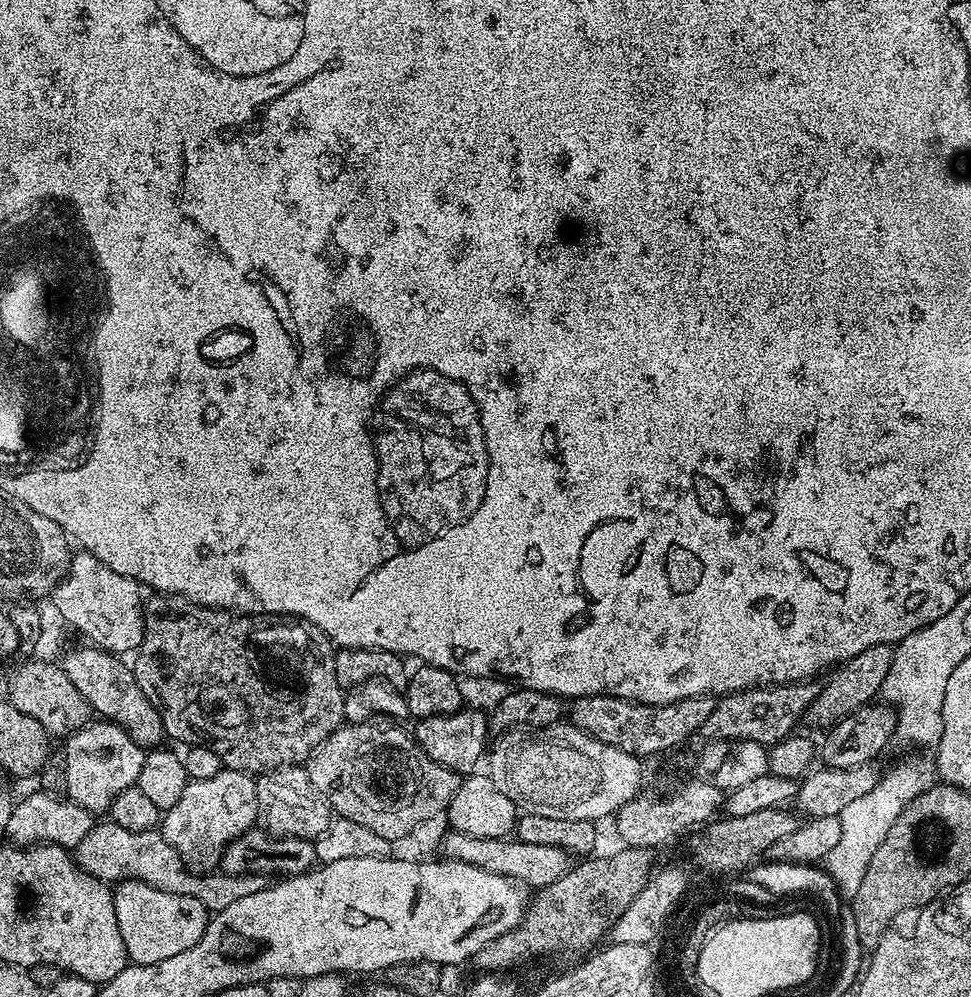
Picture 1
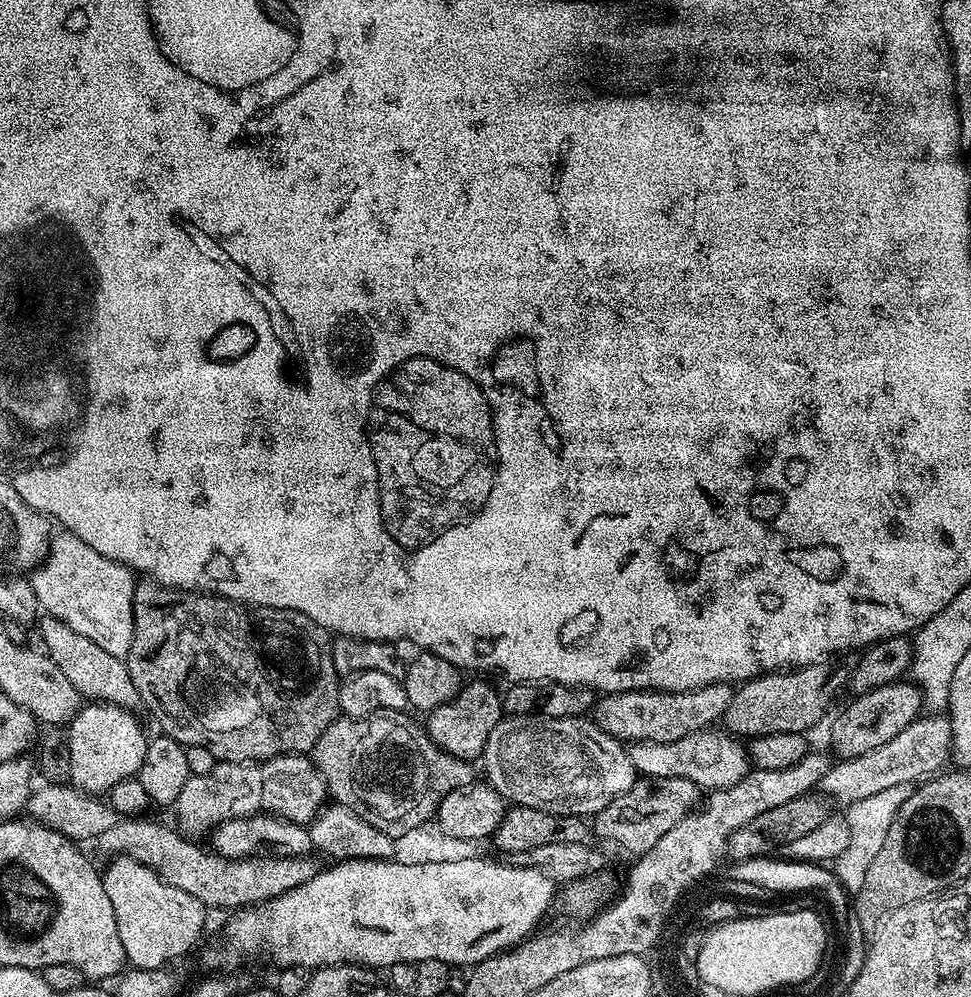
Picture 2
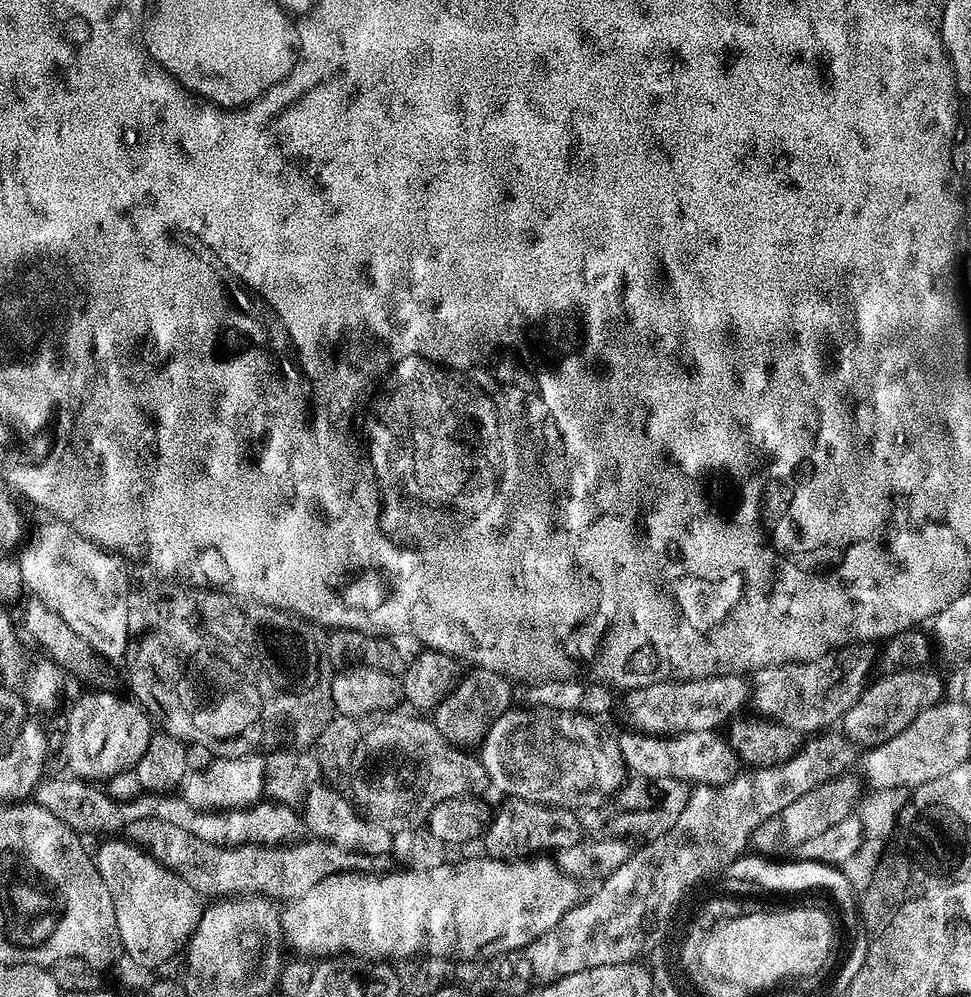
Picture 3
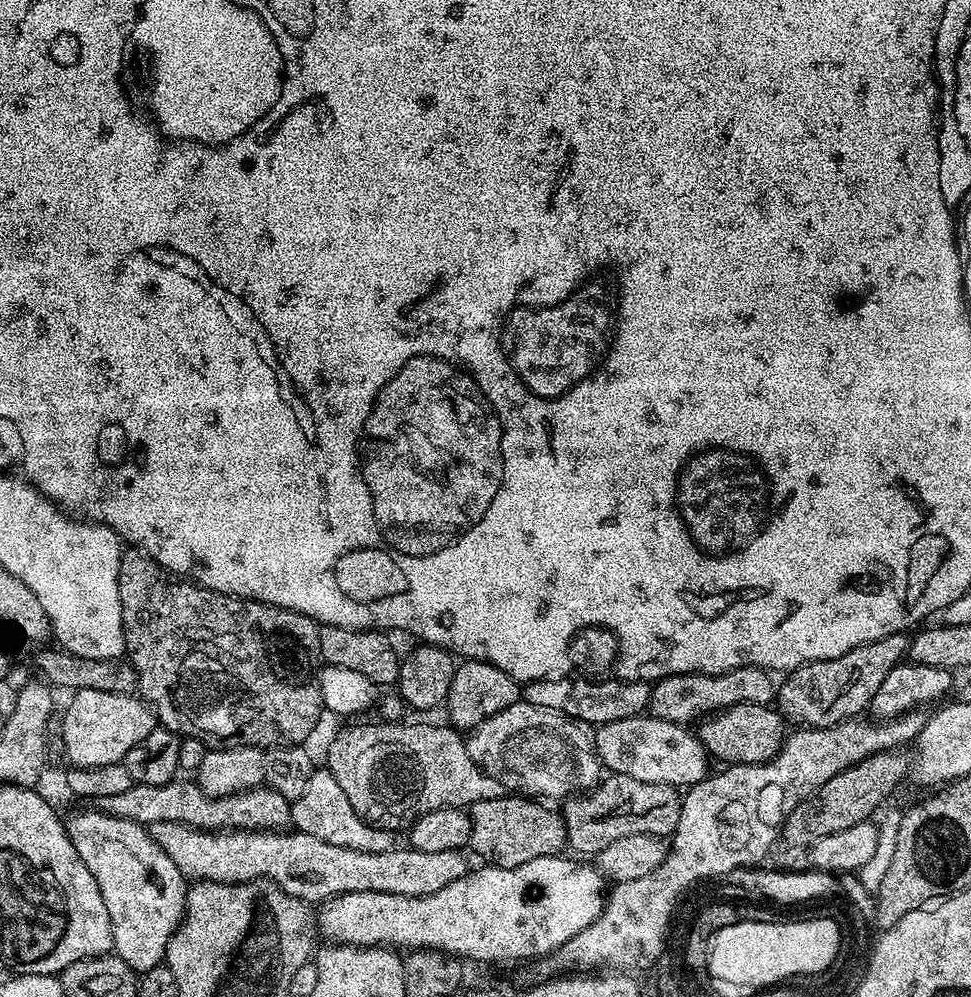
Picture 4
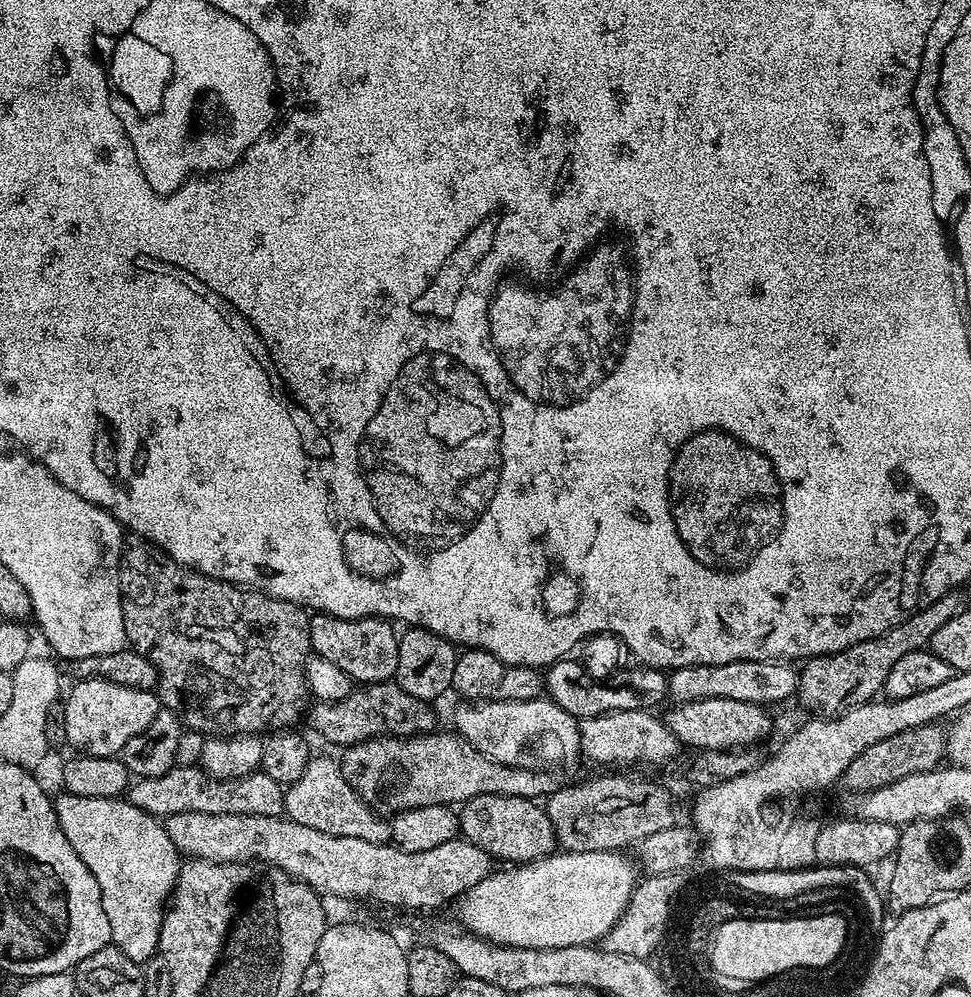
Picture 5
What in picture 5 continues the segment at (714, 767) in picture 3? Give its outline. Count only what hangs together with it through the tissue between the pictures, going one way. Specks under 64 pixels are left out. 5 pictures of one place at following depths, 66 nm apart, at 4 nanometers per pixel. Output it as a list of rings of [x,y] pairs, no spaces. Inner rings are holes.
[[[648,710],[607,712],[581,720],[579,726],[583,755],[596,764],[664,764],[682,752],[680,740],[674,738],[667,723]]]

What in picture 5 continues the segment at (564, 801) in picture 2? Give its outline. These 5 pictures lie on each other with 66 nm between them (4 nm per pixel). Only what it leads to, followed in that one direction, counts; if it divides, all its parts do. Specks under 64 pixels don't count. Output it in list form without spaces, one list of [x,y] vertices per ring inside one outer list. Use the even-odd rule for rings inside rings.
[[[547,698],[534,700],[485,700],[483,702],[464,702],[456,712],[455,731],[464,739],[469,740],[481,754],[499,764],[511,768],[533,768],[553,774],[559,768],[581,759],[580,726],[576,717],[566,714],[557,704]]]

